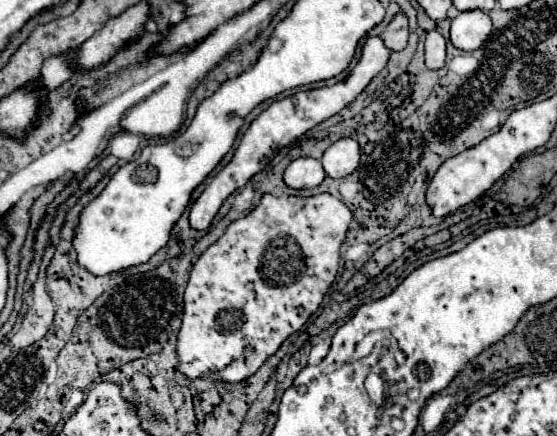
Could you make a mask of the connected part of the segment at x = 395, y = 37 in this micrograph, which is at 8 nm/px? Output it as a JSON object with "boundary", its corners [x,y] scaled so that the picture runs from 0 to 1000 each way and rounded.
{"boundary":[[[715,28],[704,50],[693,60],[693,69],[686,73],[686,87],[689,87],[689,101],[700,110],[700,115],[725,115],[729,110],[729,96],[732,96],[732,46],[729,46],[729,32],[725,28]]]}

